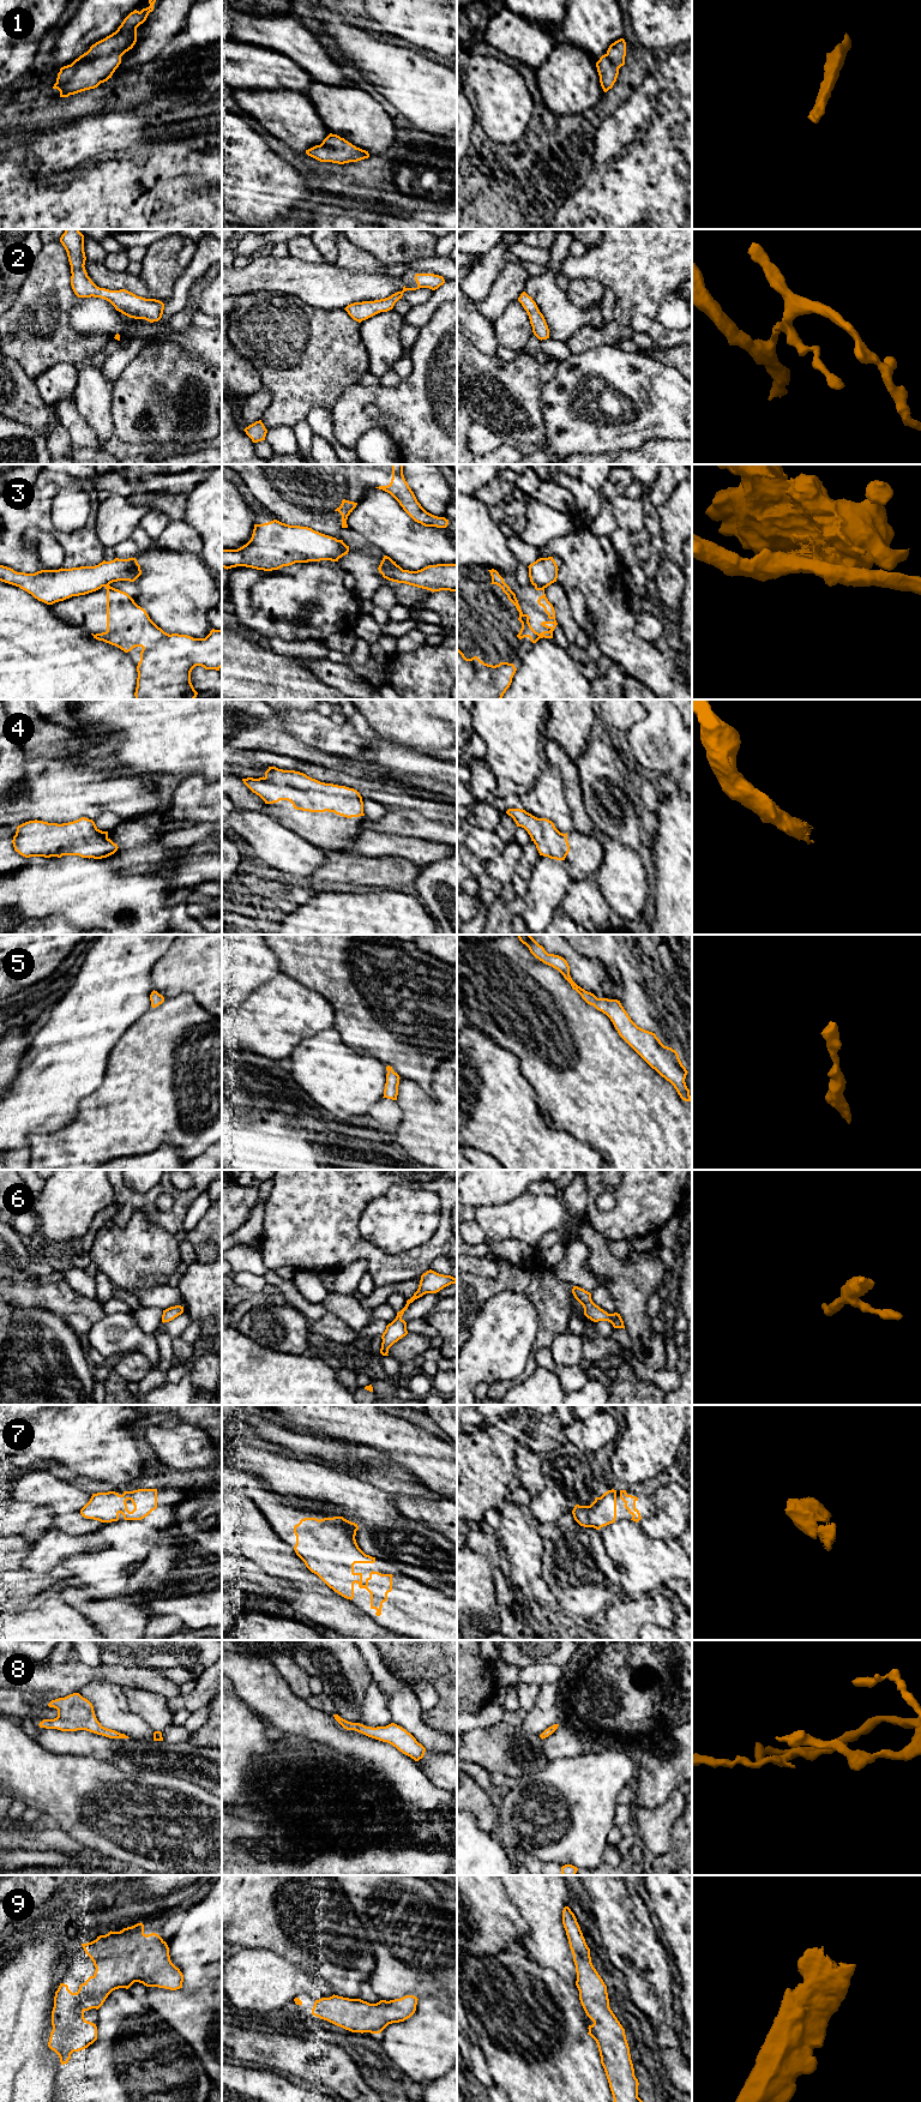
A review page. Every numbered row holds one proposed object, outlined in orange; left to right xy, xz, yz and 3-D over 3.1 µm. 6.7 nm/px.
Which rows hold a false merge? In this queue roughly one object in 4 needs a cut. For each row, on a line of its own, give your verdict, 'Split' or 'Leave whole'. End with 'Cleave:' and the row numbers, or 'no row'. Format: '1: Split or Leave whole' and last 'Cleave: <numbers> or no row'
1: Leave whole
2: Leave whole
3: Split
4: Leave whole
5: Leave whole
6: Leave whole
7: Leave whole
8: Leave whole
9: Leave whole
Cleave: 3

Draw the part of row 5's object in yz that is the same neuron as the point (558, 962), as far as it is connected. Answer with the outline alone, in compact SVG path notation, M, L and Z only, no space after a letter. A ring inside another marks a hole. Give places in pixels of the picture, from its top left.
M517 935L530 953L543 963L558 969L571 984L582 998L597 1010L606 1014L613 1022L619 1035L662 1077L669 1081L676 1089L680 1098L691 1101L690 1089L685 1079L686 1068L682 1065L679 1055L672 1047L664 1046L655 1033L638 1027L628 1016L620 1001L597 998L594 993L578 986L570 975L567 961L554 954L548 954L530 935Z

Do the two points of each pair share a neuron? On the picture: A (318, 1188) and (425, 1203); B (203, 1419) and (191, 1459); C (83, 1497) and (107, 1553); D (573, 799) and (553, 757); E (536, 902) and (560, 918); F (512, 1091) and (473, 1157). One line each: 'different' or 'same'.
A: different
B: different
C: different
D: same
E: different
F: different

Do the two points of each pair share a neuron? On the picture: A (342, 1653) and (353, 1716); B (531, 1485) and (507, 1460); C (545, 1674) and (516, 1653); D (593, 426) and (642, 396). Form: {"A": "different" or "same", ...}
{"A": "same", "B": "different", "C": "different", "D": "same"}

